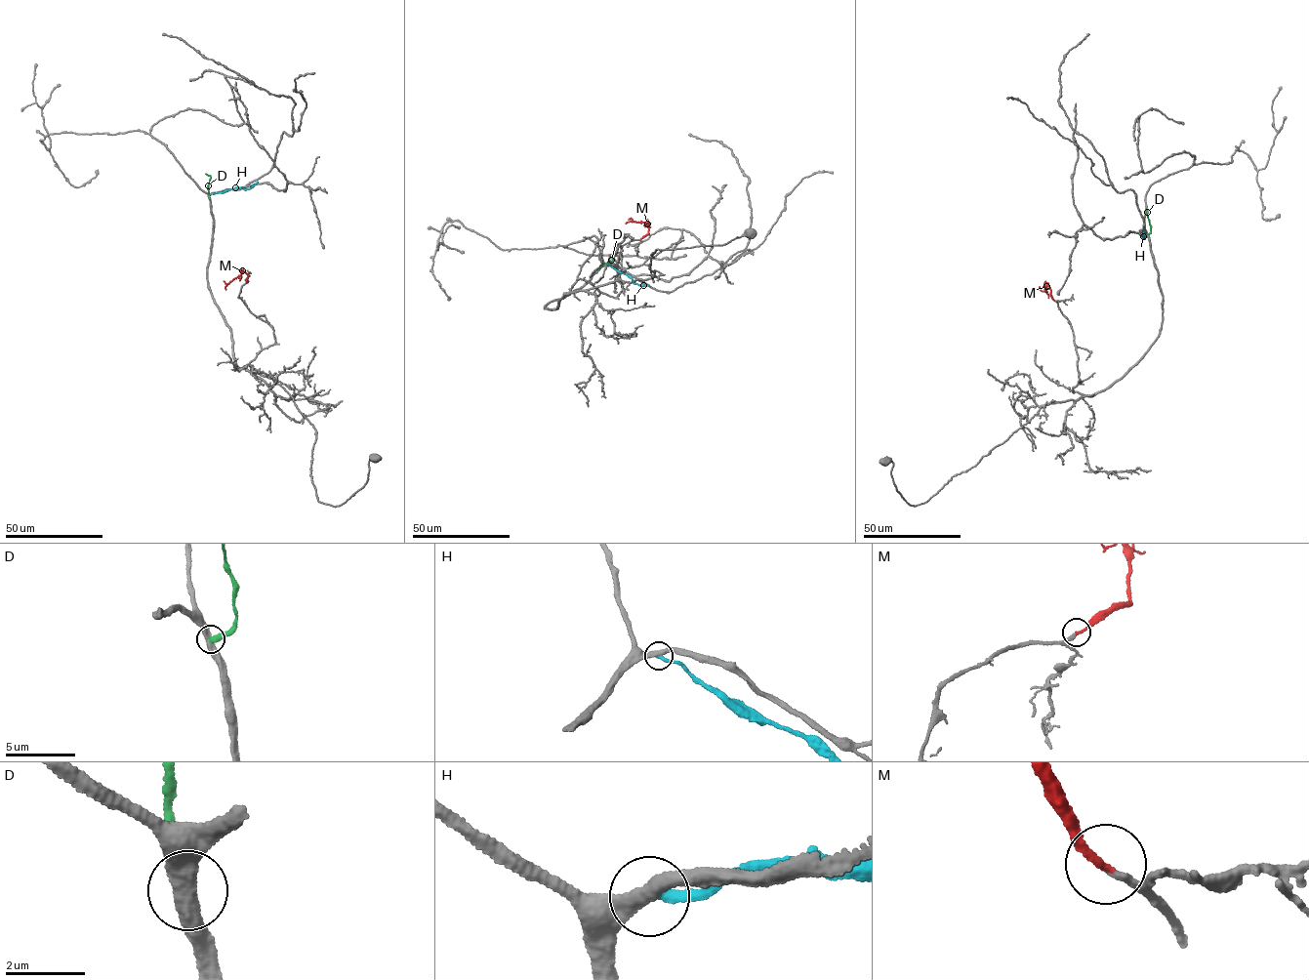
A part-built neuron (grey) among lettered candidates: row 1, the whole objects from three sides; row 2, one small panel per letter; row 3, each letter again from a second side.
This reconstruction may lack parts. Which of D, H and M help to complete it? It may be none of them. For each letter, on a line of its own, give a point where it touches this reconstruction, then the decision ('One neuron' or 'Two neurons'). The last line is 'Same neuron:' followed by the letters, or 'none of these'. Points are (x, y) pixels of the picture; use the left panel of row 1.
D: Touches grey at (209, 197). Two neurons
H: Touches grey at (211, 193). Two neurons
M: Touches grey at (246, 282). One neuron
Same neuron: M

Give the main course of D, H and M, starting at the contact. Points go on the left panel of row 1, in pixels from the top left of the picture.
D: (209, 196), (211, 177), (205, 174)
H: (211, 193), (234, 188), (248, 189), (258, 182)
M: (246, 282), (248, 274), (241, 272), (225, 286), (225, 290)

